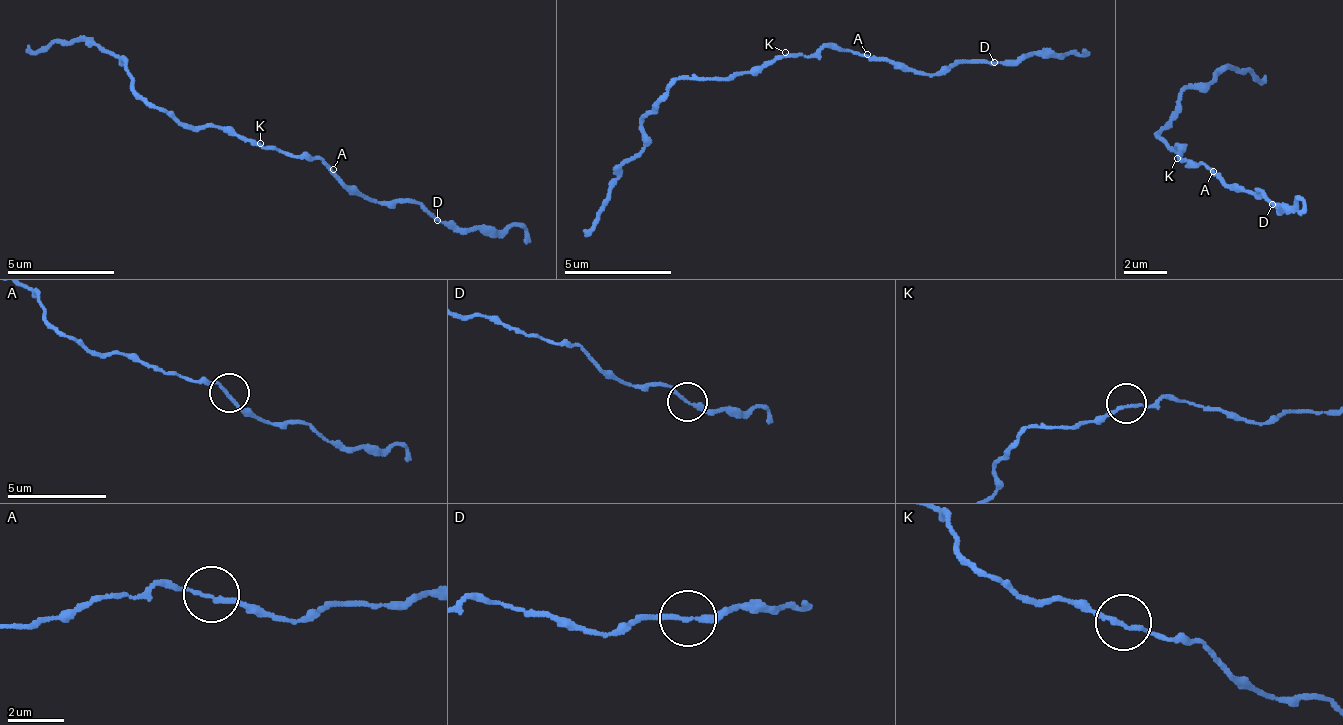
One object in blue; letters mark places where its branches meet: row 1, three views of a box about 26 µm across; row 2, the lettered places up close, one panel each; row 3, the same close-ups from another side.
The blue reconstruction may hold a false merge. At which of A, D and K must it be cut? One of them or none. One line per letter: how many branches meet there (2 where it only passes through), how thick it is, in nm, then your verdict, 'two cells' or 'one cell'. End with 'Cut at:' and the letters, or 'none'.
A: branches 2; calibre 130 nm; one cell
D: branches 2; calibre 170 nm; two cells
K: branches 2; calibre 140 nm; one cell
Cut at: D

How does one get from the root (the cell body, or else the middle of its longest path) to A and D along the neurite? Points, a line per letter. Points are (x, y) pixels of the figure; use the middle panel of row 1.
A: (794, 58), (799, 53), (811, 58), (823, 47), (852, 49), (859, 54), (867, 54)
D: (794, 58), (811, 58), (823, 47), (852, 49), (867, 59), (942, 76), (961, 61), (992, 61)

